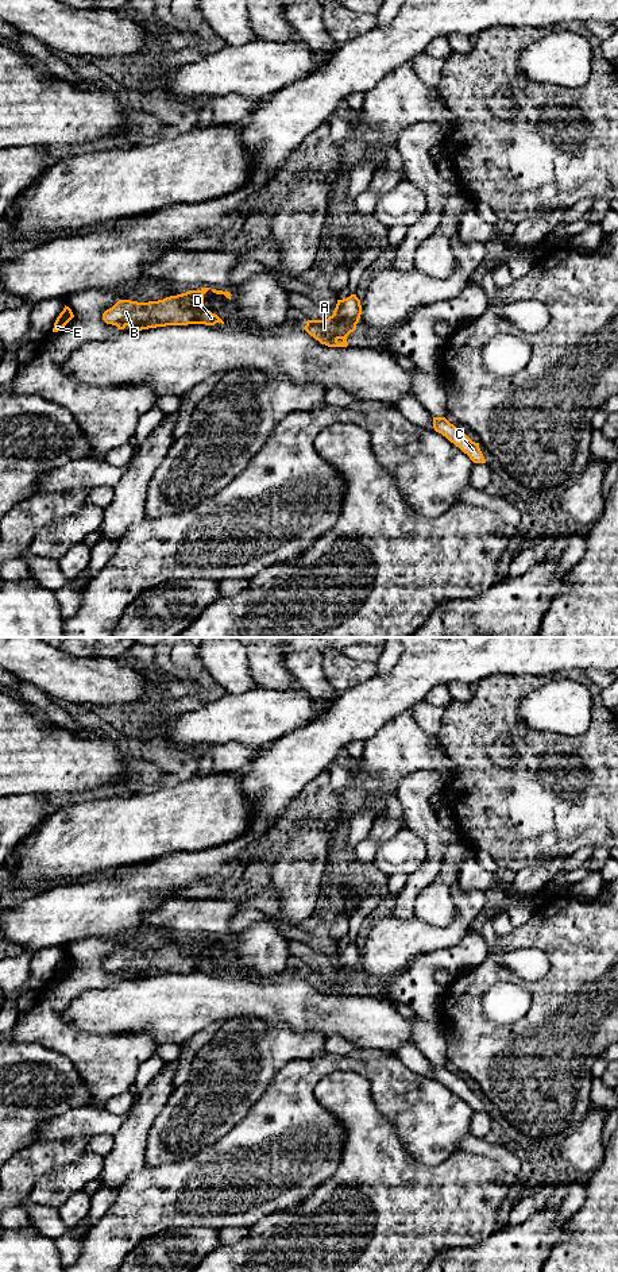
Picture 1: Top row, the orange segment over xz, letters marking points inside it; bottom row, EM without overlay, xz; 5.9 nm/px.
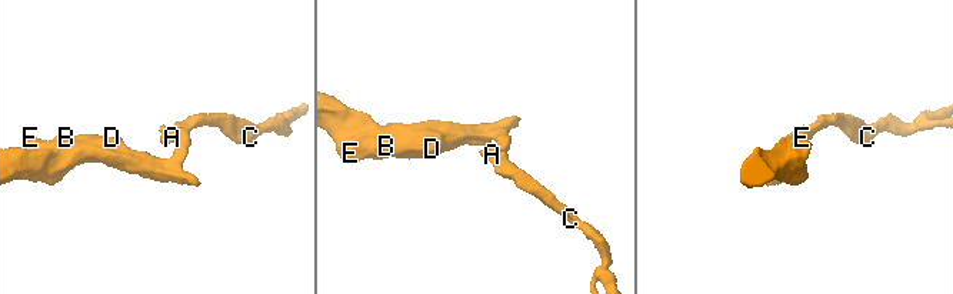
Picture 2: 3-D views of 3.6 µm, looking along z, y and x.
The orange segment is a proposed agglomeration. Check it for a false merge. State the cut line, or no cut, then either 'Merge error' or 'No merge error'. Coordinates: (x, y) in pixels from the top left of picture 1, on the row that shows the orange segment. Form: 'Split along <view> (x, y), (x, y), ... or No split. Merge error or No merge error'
Split along xz (333, 312), (340, 322), (355, 327). Merge error

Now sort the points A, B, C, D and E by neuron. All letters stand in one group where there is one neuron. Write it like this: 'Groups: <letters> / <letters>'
Groups: A C / B D E

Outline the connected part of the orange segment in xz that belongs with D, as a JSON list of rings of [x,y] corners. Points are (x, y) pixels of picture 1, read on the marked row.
[[[210,288],[189,290],[158,301],[138,302],[119,300],[103,313],[107,324],[124,329],[127,325],[134,331],[142,331],[166,325],[205,324],[215,325],[224,321],[204,308],[204,294]]]

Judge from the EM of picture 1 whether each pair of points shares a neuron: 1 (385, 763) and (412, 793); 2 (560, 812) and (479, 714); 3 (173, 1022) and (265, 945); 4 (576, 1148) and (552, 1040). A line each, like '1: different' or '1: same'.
1: different
2: same
3: different
4: different

